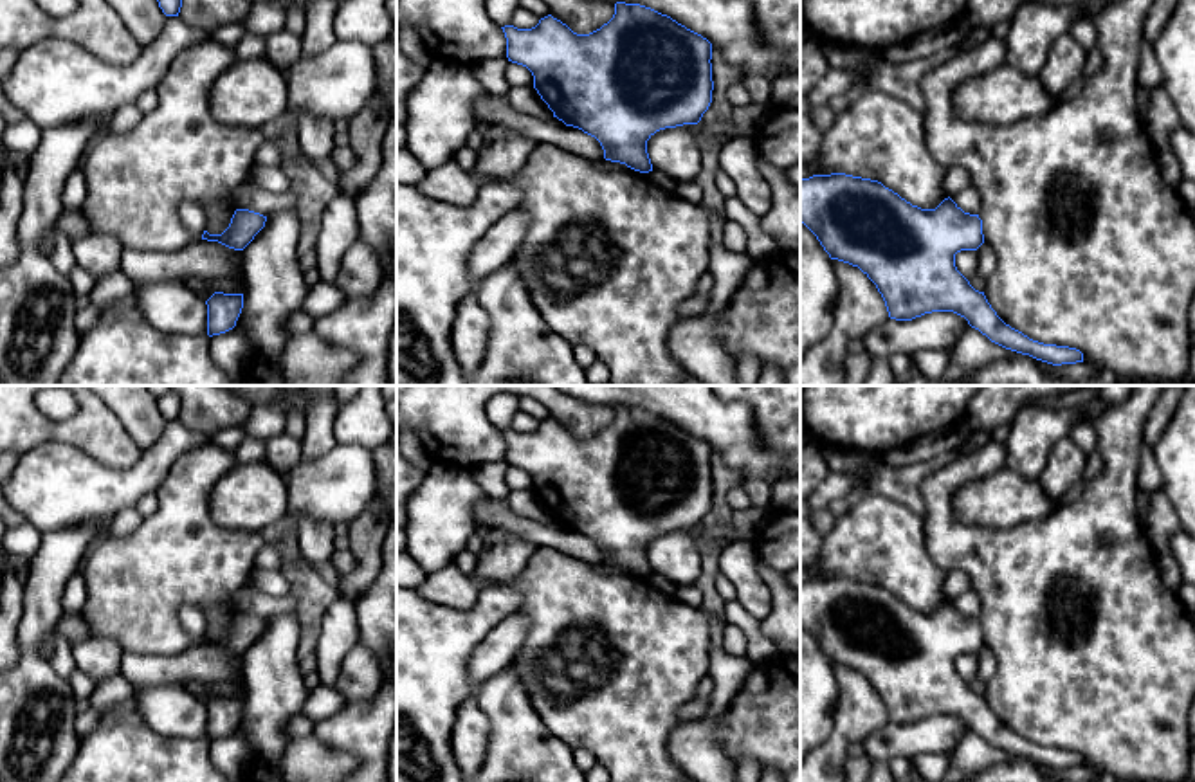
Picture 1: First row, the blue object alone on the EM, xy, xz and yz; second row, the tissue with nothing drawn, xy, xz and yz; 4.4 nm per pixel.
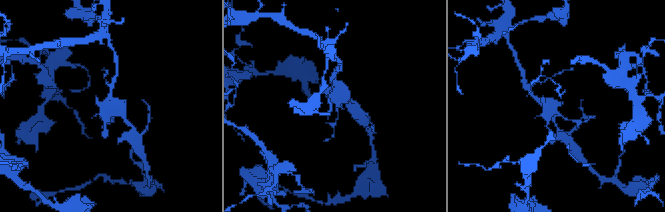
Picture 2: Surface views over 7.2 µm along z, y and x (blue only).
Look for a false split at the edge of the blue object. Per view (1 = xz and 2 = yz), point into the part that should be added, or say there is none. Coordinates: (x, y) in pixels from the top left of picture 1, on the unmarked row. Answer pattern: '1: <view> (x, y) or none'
1: none
2: none

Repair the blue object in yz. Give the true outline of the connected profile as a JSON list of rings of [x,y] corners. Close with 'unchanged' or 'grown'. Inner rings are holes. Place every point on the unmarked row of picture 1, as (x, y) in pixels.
[[[845,577],[800,582],[800,625],[816,640],[831,663],[858,670],[881,697],[889,721],[912,724],[932,715],[953,715],[991,746],[1062,769],[1083,766],[1076,751],[1044,748],[1006,728],[957,674],[955,658],[984,647],[982,623],[964,616],[950,600],[935,613],[921,613],[878,584]]]; unchanged

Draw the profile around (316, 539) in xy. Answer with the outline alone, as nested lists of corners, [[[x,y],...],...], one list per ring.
[[[301,519],[296,523],[296,532],[296,544],[299,546],[306,562],[315,568],[317,575],[337,589],[344,575],[333,569],[330,564],[335,551],[333,524]]]

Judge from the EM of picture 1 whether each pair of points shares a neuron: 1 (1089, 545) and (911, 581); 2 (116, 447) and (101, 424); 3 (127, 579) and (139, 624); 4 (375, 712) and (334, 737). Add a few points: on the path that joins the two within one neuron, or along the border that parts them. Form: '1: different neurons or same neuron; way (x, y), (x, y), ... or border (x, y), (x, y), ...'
1: different neurons; border (925, 536), (932, 561), (945, 573)
2: same neuron; way (110, 442), (101, 429)
3: same neuron; way (134, 590), (139, 613)
4: same neuron; way (364, 723), (359, 728), (345, 730)

